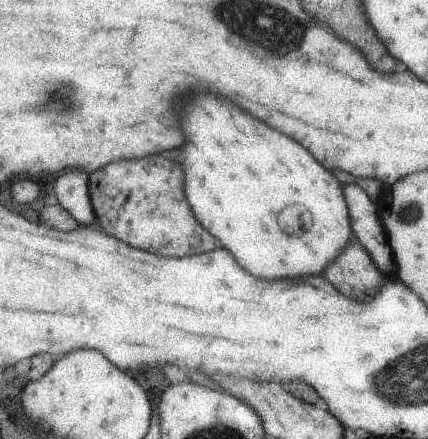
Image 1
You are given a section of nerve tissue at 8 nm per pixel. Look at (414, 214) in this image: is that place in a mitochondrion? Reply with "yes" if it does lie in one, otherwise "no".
yes

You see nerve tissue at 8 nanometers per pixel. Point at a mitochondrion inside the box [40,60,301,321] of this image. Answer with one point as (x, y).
(60, 100)

